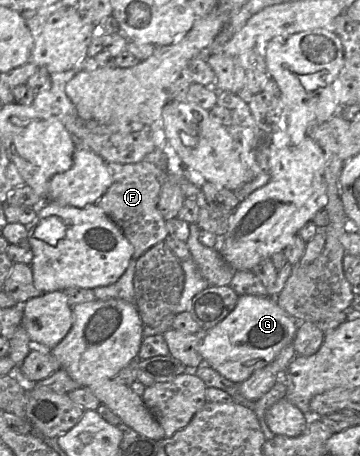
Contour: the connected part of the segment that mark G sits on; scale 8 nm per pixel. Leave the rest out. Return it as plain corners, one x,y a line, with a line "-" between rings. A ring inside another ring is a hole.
238,296
236,306
222,321
210,330
202,331
202,363
239,385
257,369
270,364
283,348
293,343
298,324
278,305
275,297

